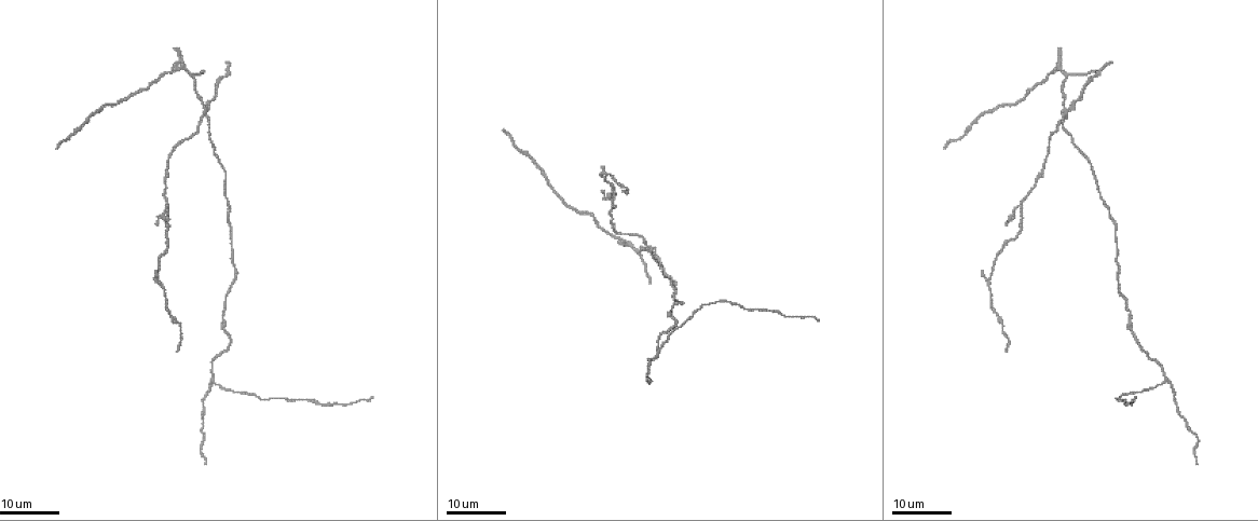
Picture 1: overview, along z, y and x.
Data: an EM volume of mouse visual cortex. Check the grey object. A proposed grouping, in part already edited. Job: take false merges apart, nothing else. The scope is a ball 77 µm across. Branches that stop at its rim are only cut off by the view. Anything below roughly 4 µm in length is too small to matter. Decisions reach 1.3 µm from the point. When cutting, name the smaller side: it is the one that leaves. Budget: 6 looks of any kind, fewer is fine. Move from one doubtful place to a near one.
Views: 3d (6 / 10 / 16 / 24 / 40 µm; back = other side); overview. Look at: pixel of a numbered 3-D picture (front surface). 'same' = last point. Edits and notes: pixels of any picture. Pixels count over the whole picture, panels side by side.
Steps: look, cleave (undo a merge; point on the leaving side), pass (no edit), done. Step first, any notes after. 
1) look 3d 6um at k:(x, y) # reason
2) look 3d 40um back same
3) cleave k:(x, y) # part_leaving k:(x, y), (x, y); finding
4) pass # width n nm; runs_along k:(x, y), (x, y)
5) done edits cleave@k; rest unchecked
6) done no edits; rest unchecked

look 3d 24um at 1:(202, 115) # looks like a crossing

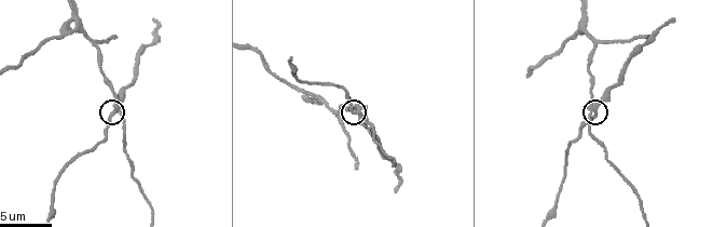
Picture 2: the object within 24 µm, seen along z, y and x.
look 3d 10um at 2:(594, 112) # zoom in

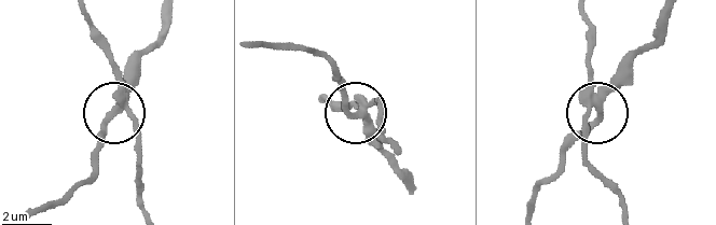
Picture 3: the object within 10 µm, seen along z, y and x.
cleave 3:(102, 130) # side_arm 45 um; part_leaving 3:(120, 100), (90, 179), (27, 215); a second cell is stuck on

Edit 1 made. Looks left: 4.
look 3d 16um at 2:(338, 114) # three arms meet

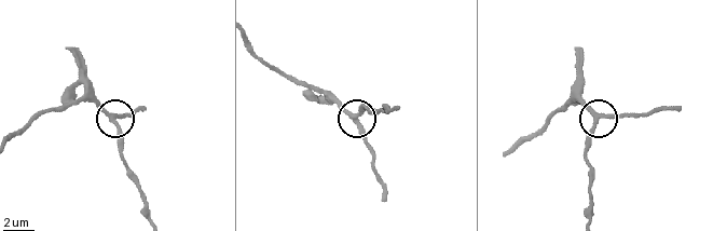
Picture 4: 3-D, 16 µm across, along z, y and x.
look 3d 6um at 4:(600, 114)

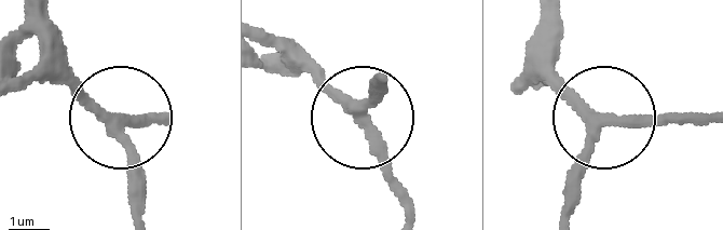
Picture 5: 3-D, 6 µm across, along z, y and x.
pass # arms 3; runs_along 5:(570, 215), (573, 163), (601, 125), (680, 122); one cell here

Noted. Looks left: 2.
done edits cleave@3; rest unchecked

